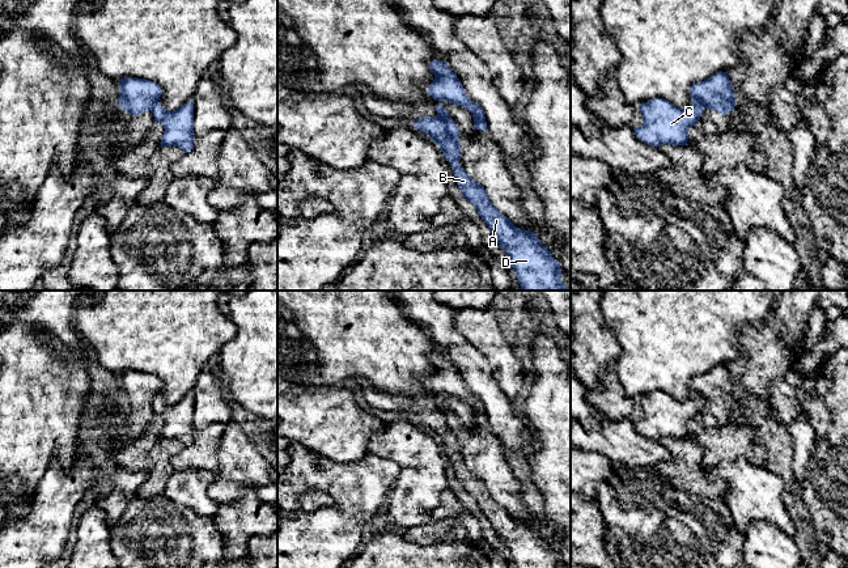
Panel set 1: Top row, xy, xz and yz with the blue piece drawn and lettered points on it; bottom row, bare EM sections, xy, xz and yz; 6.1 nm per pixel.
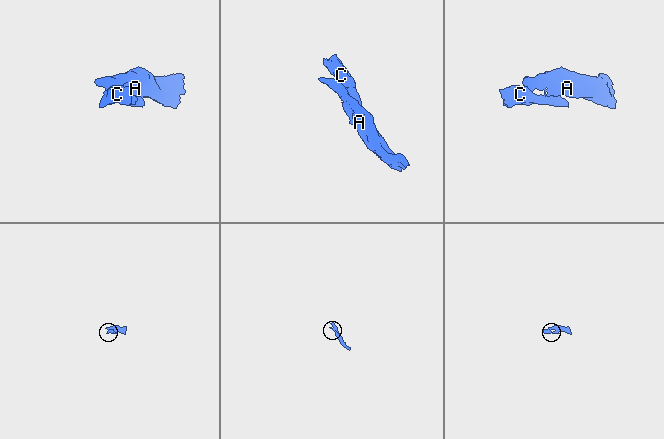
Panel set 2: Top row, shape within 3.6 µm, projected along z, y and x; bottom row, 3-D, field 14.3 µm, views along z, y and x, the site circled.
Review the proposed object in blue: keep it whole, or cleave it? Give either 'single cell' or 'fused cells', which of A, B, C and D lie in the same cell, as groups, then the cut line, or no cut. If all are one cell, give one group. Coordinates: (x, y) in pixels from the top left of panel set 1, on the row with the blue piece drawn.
fused cells; A B D / C; cut in xz along (437, 113), (446, 126), (457, 134)

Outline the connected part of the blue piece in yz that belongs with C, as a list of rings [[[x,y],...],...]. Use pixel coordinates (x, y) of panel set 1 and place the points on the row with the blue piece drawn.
[[[654,98],[640,103],[640,111],[643,124],[633,128],[636,137],[649,145],[660,147],[686,145],[688,130],[698,123],[704,109],[695,103],[680,109],[665,98]]]

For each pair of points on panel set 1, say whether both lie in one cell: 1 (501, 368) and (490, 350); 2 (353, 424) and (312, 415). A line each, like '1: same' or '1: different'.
1: same
2: same

